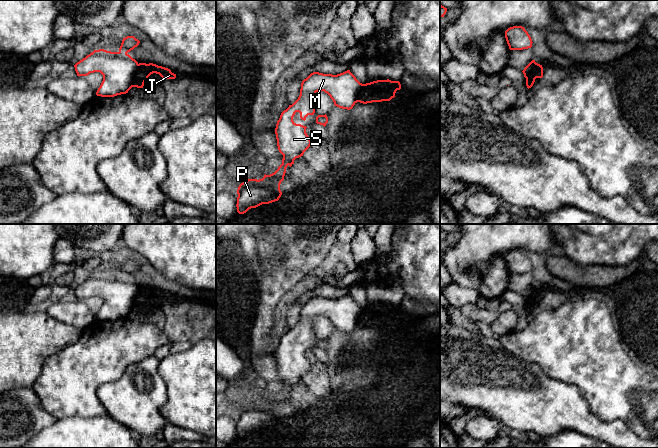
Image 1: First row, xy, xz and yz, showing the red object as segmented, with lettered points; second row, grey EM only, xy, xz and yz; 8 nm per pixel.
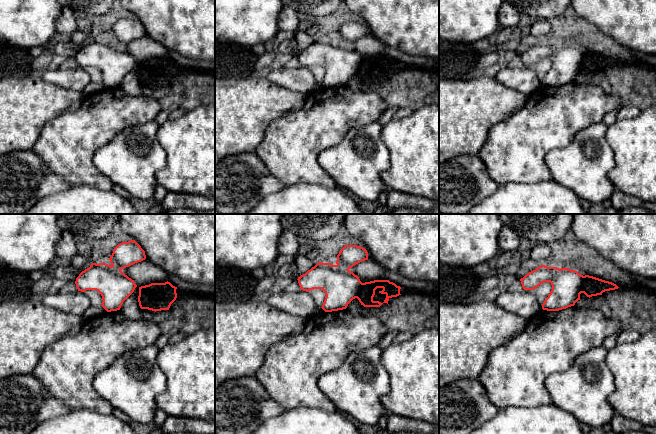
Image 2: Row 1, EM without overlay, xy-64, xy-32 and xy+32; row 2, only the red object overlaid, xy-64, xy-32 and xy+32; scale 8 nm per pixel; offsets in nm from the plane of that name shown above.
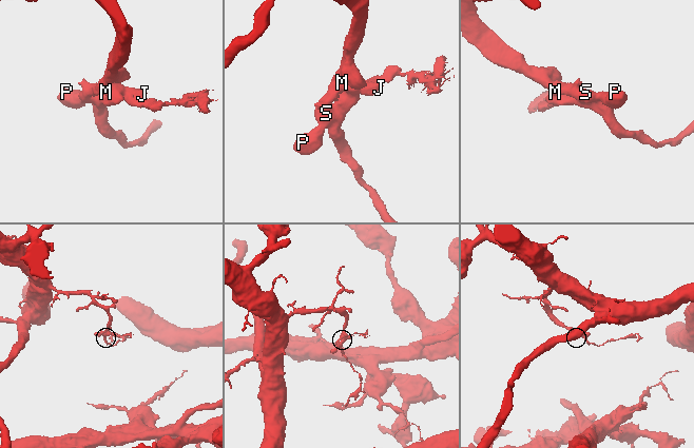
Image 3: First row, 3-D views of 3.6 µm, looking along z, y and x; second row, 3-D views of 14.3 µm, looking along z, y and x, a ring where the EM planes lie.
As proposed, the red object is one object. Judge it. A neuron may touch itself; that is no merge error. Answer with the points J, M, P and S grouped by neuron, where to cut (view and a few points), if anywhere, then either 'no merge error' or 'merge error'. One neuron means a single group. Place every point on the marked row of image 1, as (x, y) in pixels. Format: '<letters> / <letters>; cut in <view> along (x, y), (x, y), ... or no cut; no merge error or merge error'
J / M P S; cut in xy along (138, 64), (135, 70), (133, 86); merge error

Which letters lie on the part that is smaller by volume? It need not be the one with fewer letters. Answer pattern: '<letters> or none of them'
J

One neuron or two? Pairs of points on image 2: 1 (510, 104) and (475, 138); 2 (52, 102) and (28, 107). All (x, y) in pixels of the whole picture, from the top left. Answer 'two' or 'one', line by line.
1: one
2: one

